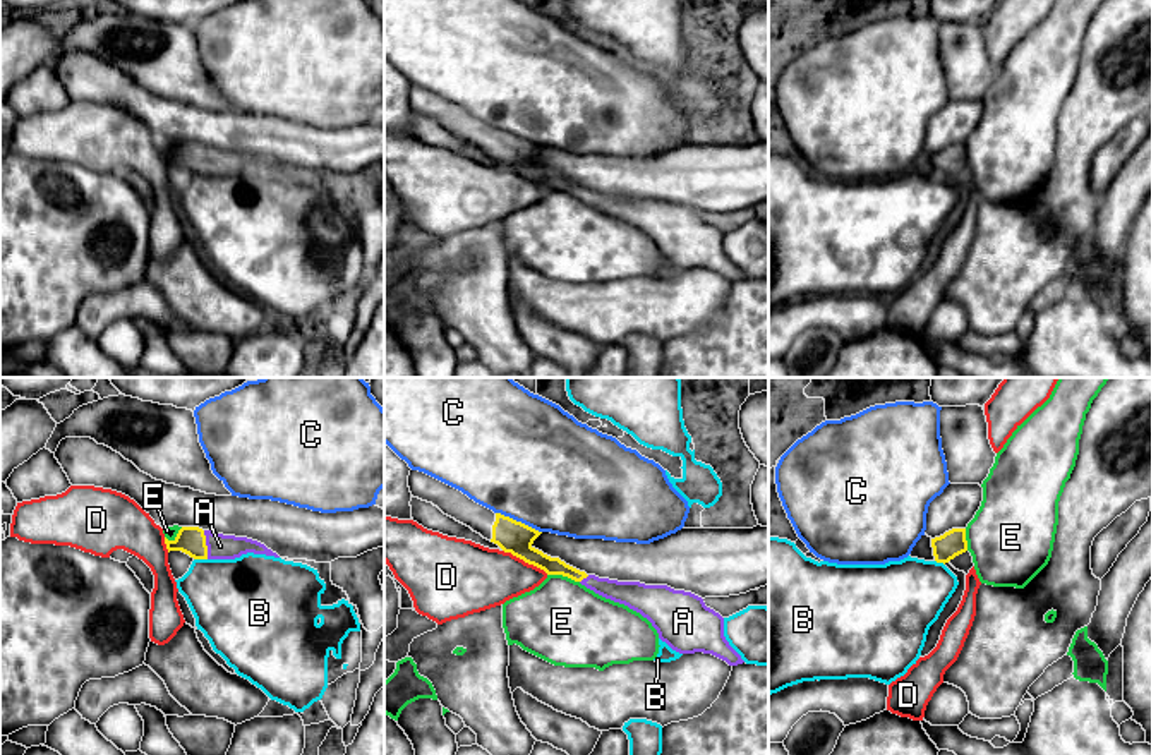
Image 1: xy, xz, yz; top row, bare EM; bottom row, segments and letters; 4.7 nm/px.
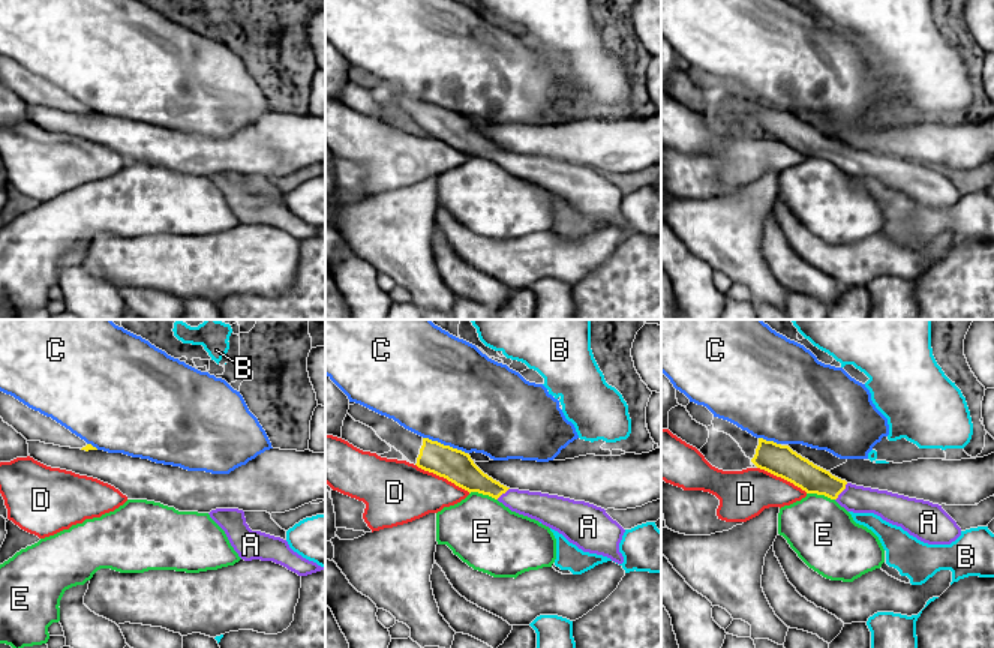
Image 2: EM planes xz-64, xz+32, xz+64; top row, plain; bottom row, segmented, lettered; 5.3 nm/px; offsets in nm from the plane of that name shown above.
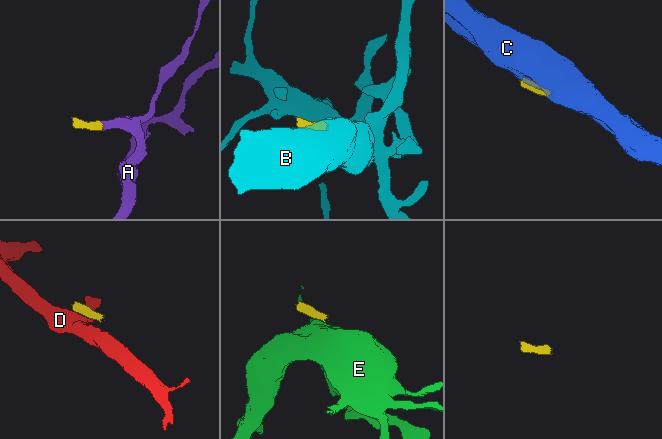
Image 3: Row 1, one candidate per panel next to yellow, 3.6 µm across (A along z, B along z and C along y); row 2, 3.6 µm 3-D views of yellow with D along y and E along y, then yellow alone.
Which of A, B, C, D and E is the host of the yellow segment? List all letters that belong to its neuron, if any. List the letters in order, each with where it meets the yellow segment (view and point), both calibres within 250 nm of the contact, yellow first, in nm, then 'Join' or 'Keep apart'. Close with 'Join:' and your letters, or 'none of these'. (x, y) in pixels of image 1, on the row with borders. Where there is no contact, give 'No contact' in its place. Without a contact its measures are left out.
A: Touches yellow at xy (204, 544). Thickness 130 nm (yellow) against 120 nm. Join
B: Touches yellow at xy (201, 558). Thickness 130 nm (yellow) against 380 nm. Keep apart
C: Touches yellow at xz (518, 522). Thickness 150 nm (yellow) against 500 nm. Keep apart
D: Touches yellow at xz (525, 561). Thickness 150 nm (yellow) against 300 nm. Keep apart
E: Touches yellow at xz (563, 575). Thickness 110 nm (yellow) against 400 nm. Keep apart
Join: A

